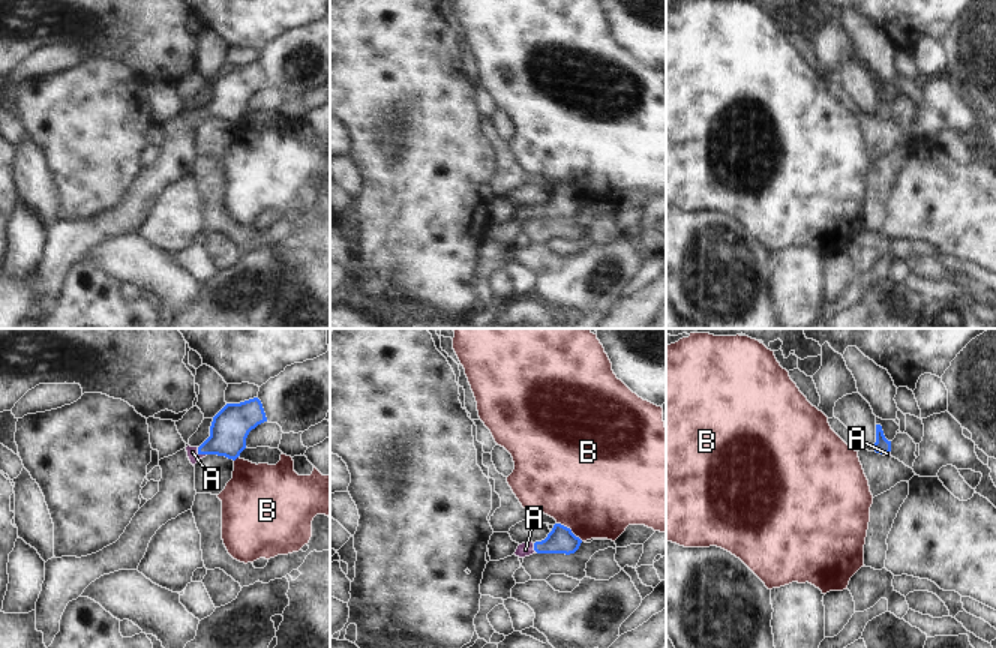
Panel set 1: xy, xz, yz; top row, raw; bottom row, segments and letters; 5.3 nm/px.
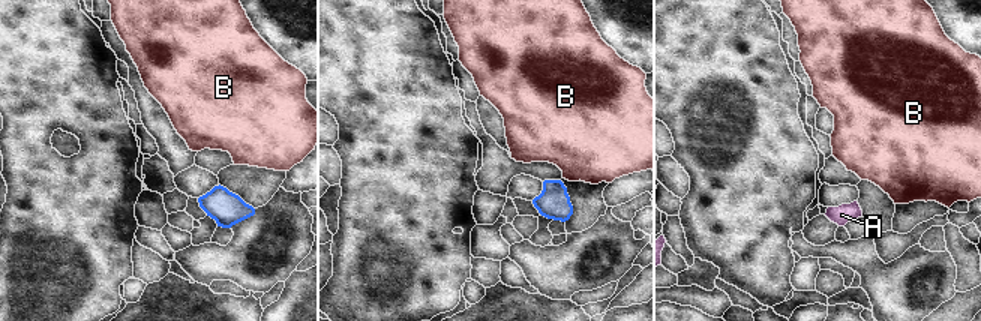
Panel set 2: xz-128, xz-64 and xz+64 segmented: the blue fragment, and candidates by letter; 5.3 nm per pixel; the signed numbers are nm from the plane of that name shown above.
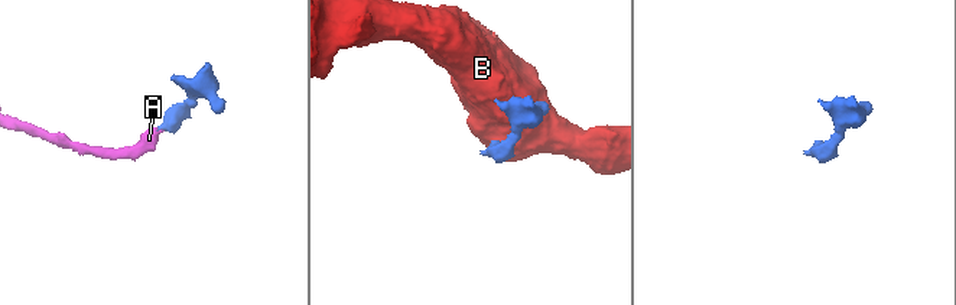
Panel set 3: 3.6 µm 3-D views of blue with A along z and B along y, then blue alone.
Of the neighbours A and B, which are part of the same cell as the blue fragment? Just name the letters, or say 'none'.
A

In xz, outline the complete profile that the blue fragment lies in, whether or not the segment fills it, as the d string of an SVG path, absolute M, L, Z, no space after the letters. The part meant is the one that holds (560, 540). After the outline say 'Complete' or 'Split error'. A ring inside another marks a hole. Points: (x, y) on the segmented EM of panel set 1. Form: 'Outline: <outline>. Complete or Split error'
Outline: M555 524L548 537L542 542L526 542L518 546L514 555L519 558L530 556L532 554L574 554L582 540L576 537L570 528Z. Split error.

